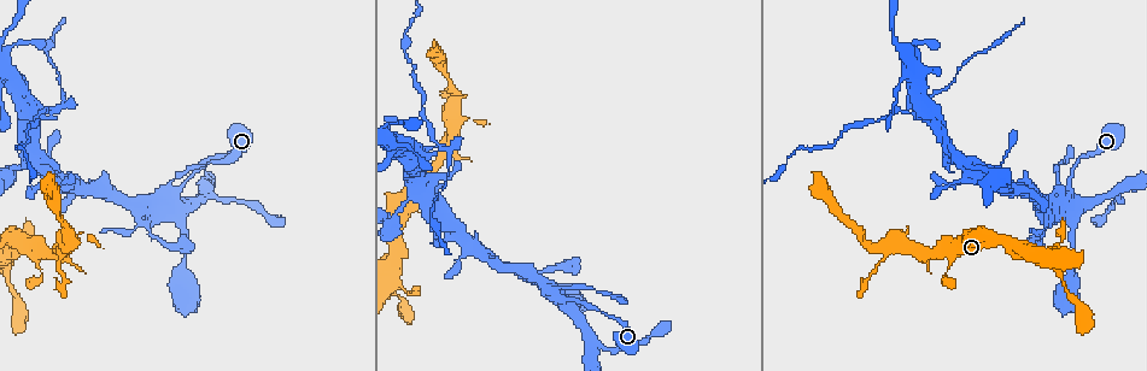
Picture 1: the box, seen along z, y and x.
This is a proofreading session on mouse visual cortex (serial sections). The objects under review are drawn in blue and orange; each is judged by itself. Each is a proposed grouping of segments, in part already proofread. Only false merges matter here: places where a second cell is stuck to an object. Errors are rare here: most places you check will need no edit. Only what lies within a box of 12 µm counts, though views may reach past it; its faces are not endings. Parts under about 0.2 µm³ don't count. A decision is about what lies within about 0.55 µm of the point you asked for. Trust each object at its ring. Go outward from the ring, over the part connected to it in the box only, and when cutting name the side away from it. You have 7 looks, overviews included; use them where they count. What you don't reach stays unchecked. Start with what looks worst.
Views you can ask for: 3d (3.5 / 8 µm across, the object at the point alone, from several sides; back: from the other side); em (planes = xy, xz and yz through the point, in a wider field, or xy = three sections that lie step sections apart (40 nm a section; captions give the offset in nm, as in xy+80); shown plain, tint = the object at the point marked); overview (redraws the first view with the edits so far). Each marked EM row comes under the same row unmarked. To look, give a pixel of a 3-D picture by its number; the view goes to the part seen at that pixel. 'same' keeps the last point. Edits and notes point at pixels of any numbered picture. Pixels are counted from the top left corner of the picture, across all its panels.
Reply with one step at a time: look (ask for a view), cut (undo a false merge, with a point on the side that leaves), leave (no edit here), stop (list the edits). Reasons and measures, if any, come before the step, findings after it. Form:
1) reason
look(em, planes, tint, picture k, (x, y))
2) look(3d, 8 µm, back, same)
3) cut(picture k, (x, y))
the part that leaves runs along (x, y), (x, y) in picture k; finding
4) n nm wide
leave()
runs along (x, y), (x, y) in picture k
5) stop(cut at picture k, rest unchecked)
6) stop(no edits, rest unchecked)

thin arm on a thick one
look(3d, 3.5 µm, picture 1, (172, 196))

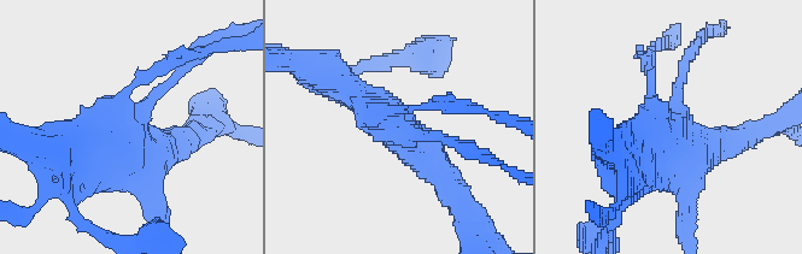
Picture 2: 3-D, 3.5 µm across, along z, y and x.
need the tissue
look(em, xy, step 1, tint, picture 2, (401, 133))

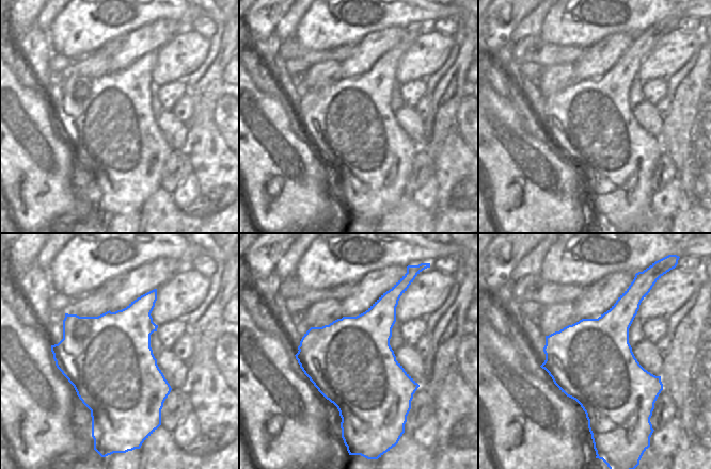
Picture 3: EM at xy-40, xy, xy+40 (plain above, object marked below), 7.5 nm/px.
leave()
one cell here

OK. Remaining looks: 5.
three arms meet
look(3d, 3.5 µm, picture 1, (35, 159))

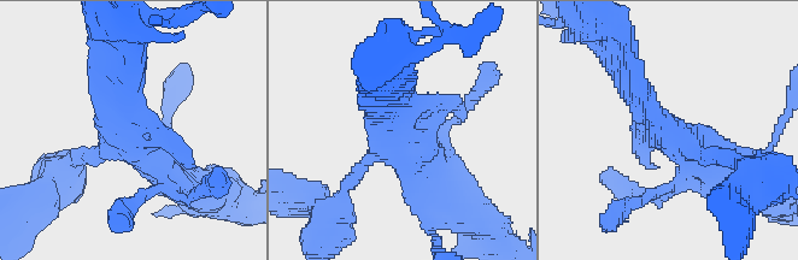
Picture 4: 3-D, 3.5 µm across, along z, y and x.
look(em, xy, step 1, tint, picture 4, (678, 138))

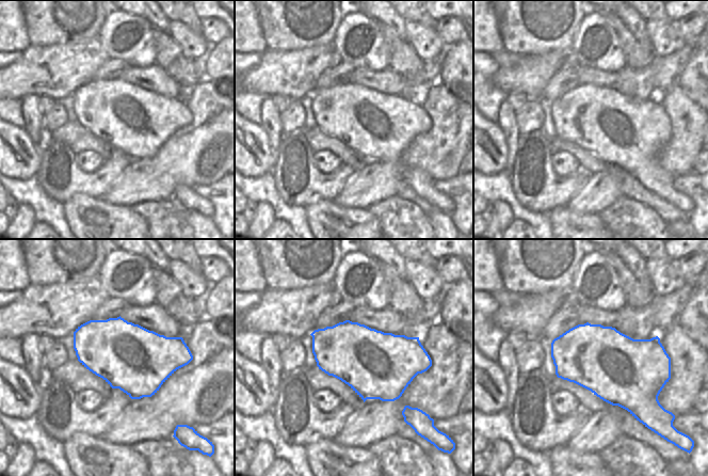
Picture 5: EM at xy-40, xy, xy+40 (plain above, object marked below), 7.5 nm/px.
500 nm wide
leave()
runs along (729, 176), (670, 135), (628, 72) in picture 4; all the same cell

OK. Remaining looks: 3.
three-way junction
look(3d, 3.5 µm, picture 1, (930, 111))

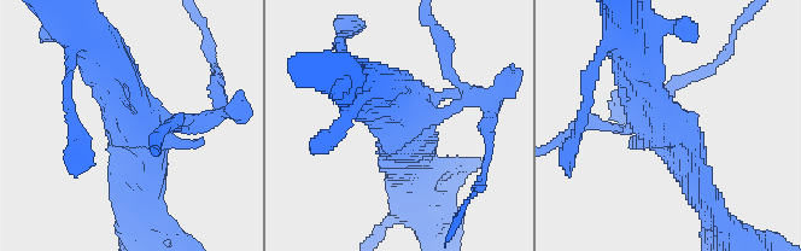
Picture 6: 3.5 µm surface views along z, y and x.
3 arms; arms of 150, 350, 350 nm
look(em, xy, step 5, tint, picture 6, (409, 120))

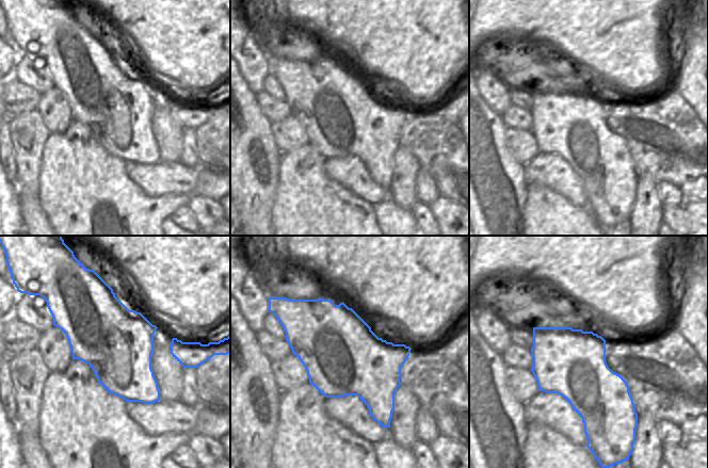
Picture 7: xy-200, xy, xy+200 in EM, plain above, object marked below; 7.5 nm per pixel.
another direction
look(em, xy, step 3, tint, same)

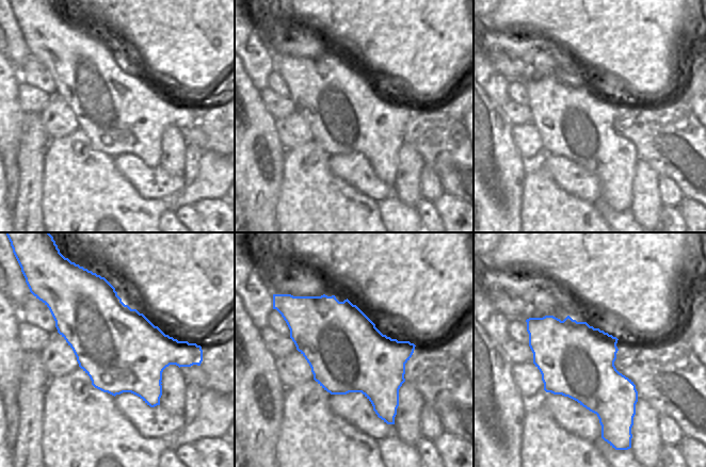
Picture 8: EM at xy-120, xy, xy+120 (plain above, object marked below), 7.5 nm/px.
cut(picture 6, (210, 122))
the part that leaves runs along (438, 115), (467, 97), (442, 38) in picture 6; a second cell is stuck on

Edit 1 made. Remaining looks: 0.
stop(cut at picture 6, rest unchecked)

